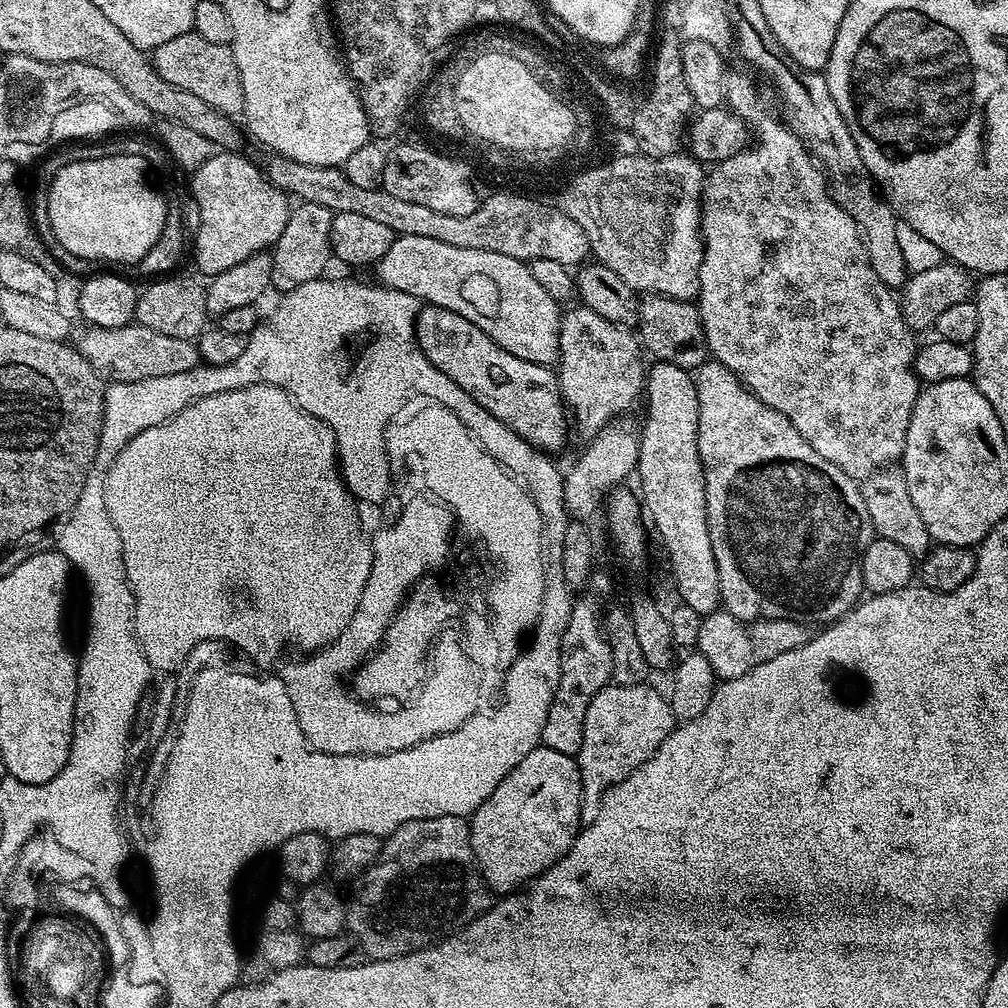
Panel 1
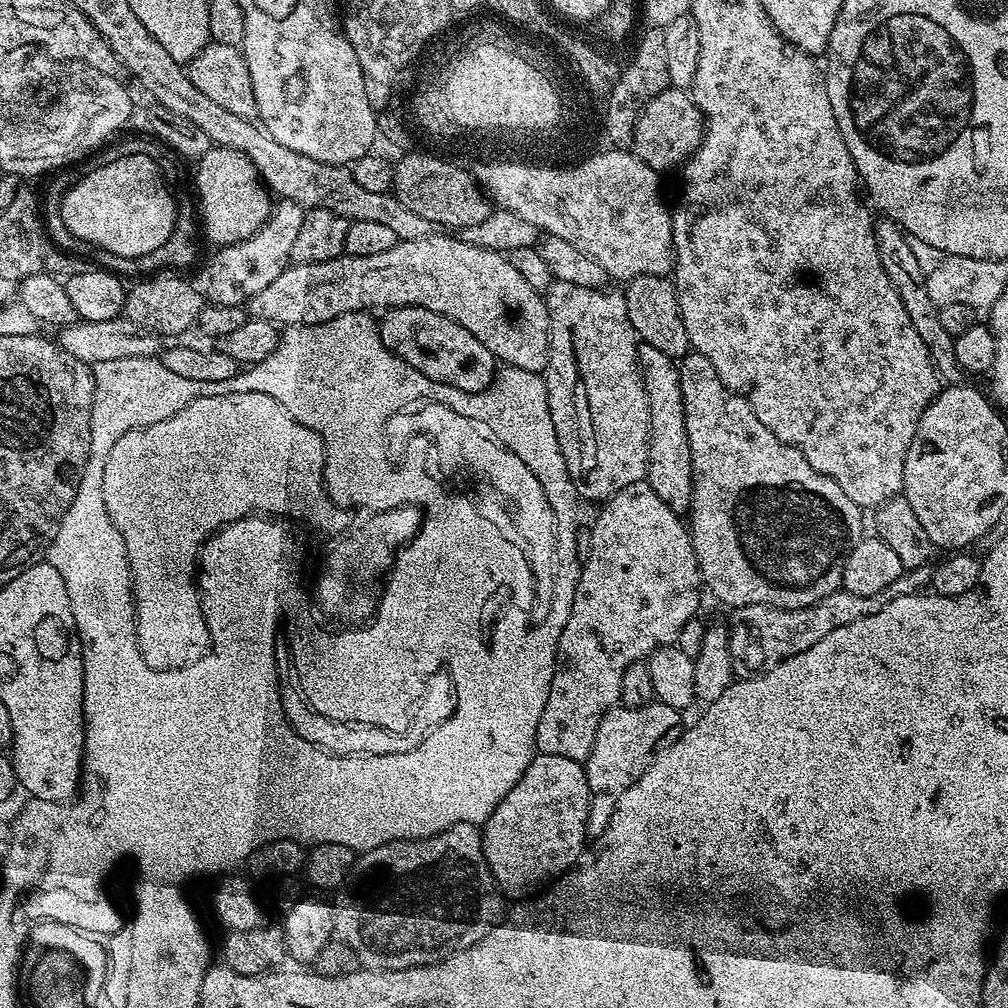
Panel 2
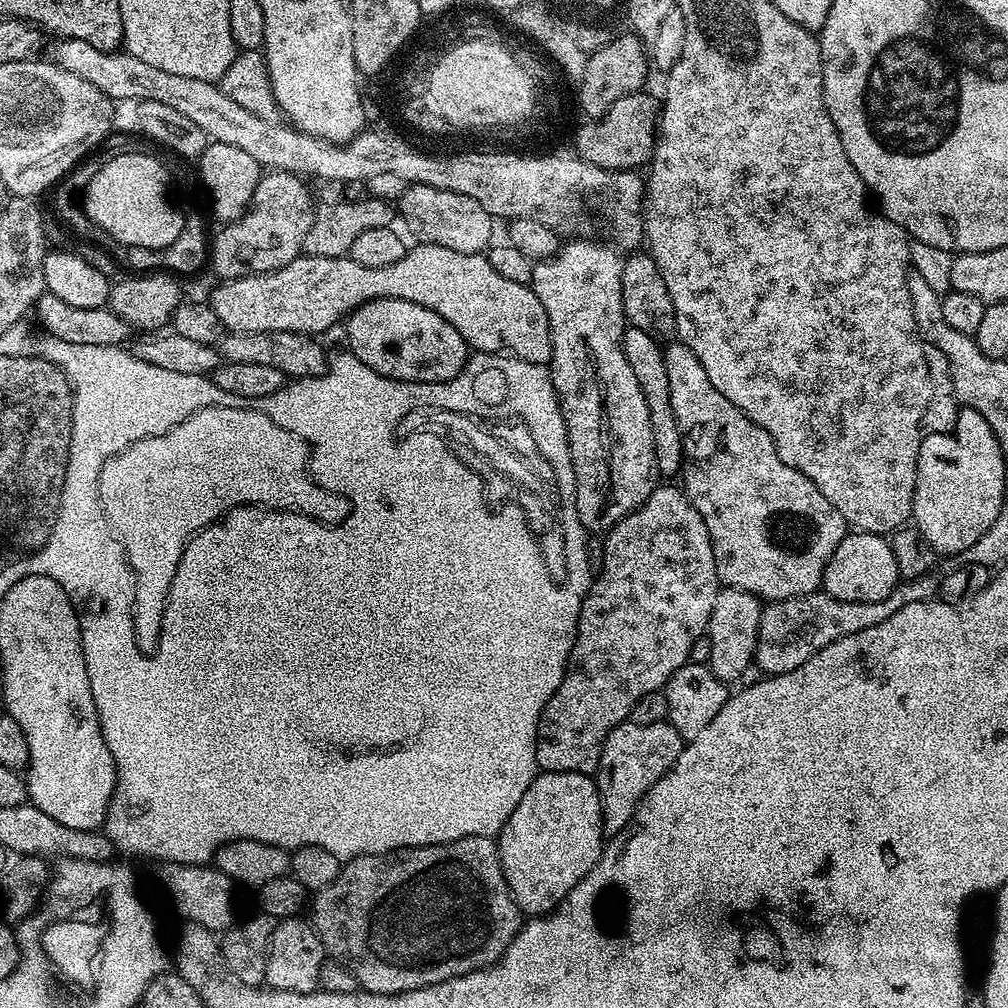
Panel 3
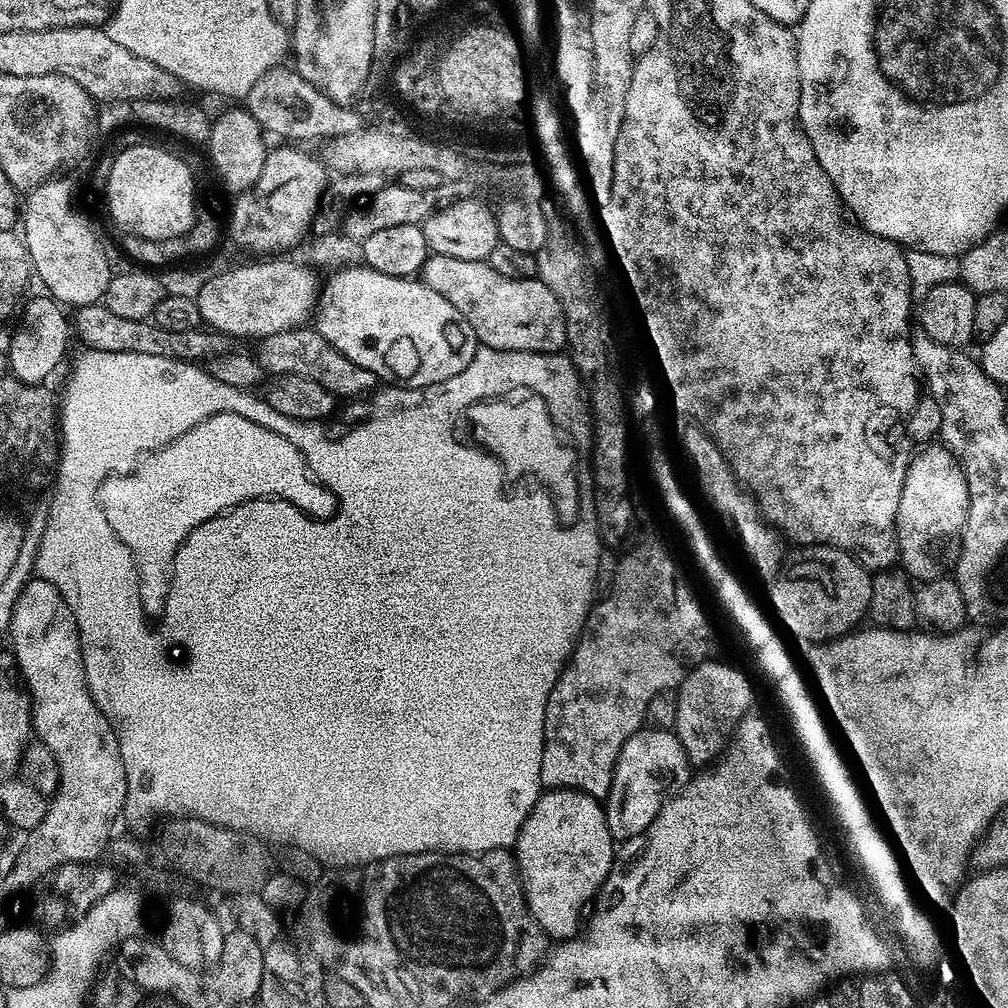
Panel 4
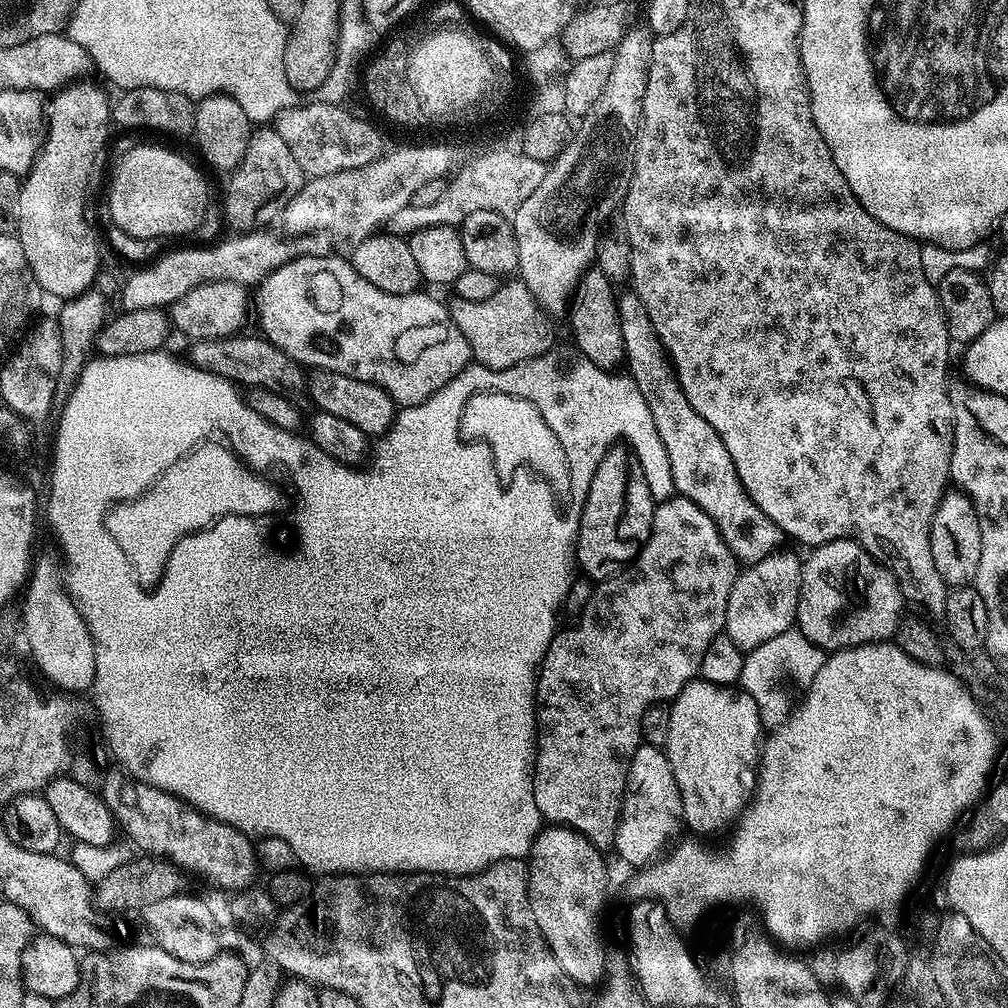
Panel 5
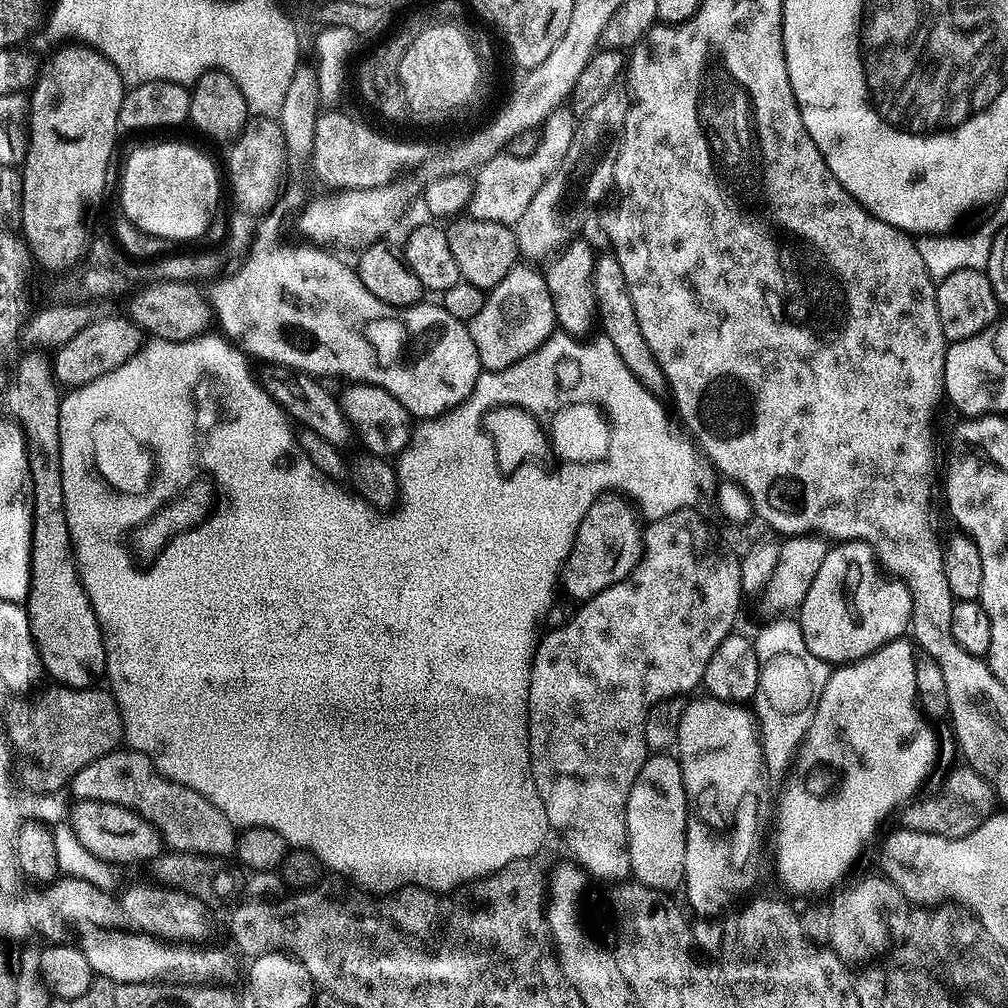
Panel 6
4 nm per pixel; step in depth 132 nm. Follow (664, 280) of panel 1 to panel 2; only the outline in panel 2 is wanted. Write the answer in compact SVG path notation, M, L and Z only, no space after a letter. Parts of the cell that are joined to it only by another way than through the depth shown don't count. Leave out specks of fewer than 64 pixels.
M600 156L570 172L559 172L556 168L539 169L538 166L500 165L493 170L483 168L480 176L485 177L480 187L497 209L518 214L518 218L530 222L541 233L566 238L570 246L578 246L578 250L599 262L613 281L627 282L639 276L668 276L673 271L672 214L670 204L660 193L661 175L637 156Z

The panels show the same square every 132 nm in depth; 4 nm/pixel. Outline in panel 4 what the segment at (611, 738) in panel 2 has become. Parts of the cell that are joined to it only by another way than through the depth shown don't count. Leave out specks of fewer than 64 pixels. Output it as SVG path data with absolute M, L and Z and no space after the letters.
M644 726L639 732L626 738L612 771L610 790L603 801L606 826L613 841L629 840L648 829L666 799L672 772L680 772L684 767L689 767L689 764L675 731Z

